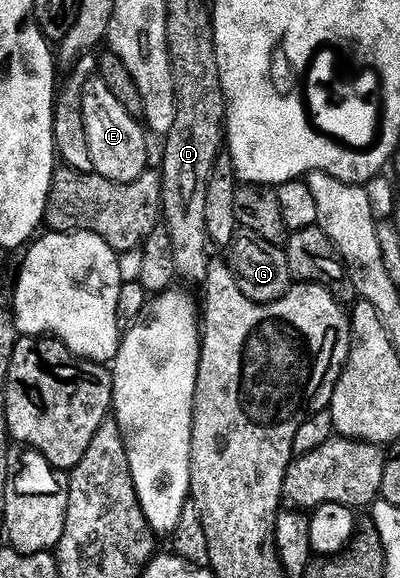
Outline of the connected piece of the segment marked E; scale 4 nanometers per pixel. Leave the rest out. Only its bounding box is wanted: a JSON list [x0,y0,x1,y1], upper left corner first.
[80,79,149,185]

